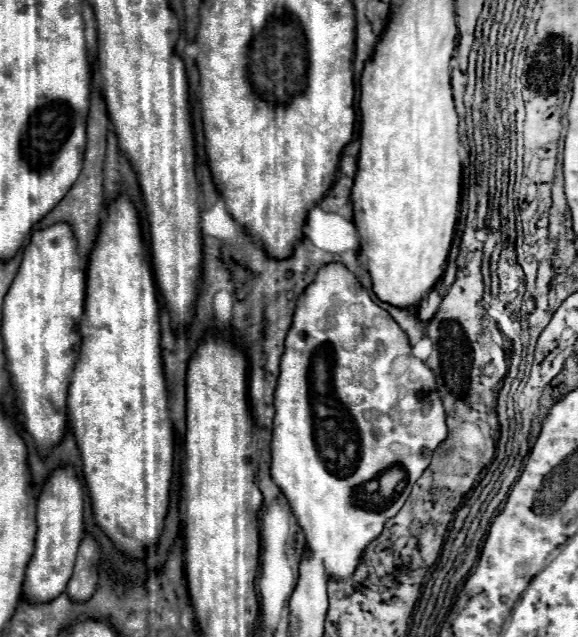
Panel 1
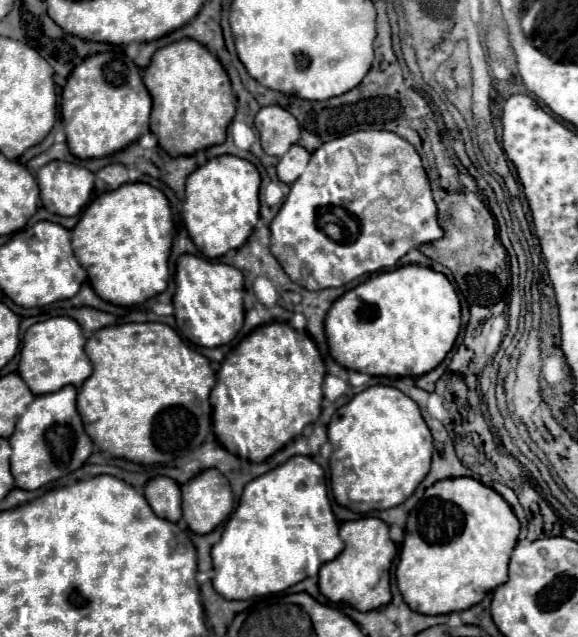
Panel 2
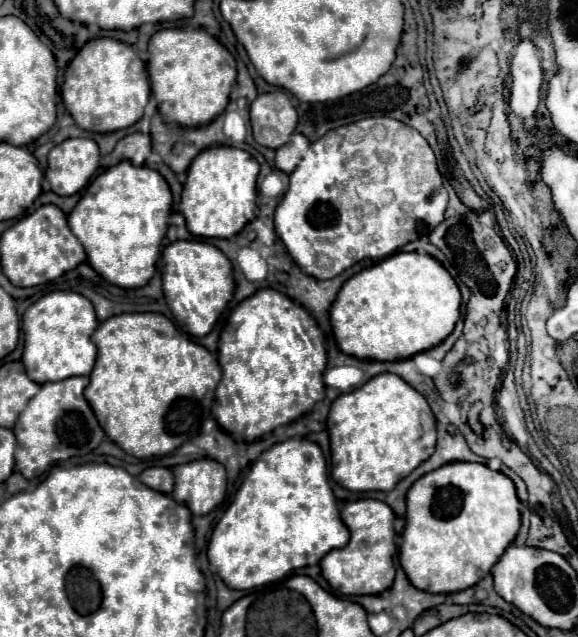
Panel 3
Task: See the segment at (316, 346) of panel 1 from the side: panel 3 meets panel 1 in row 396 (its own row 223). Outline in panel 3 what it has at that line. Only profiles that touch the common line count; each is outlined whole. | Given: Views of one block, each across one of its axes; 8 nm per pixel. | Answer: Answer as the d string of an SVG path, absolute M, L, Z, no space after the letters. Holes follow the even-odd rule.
M374 116L374 118L364 118L346 126L340 126L336 130L326 132L320 140L316 140L314 144L310 144L308 154L302 158L302 162L296 166L296 170L290 174L290 186L288 192L282 196L282 200L278 202L276 208L276 216L274 216L274 224L276 224L276 234L280 236L280 240L284 242L288 254L294 258L294 262L298 264L300 270L304 270L304 274L318 278L318 280L328 280L334 278L338 274L342 274L346 268L350 268L352 264L372 258L372 260L384 260L386 256L392 256L398 248L402 248L404 244L432 232L442 220L444 220L444 210L448 206L448 192L442 186L442 176L438 172L438 164L436 164L436 156L432 152L432 148L428 146L428 142L408 124L388 118L388 116Z

